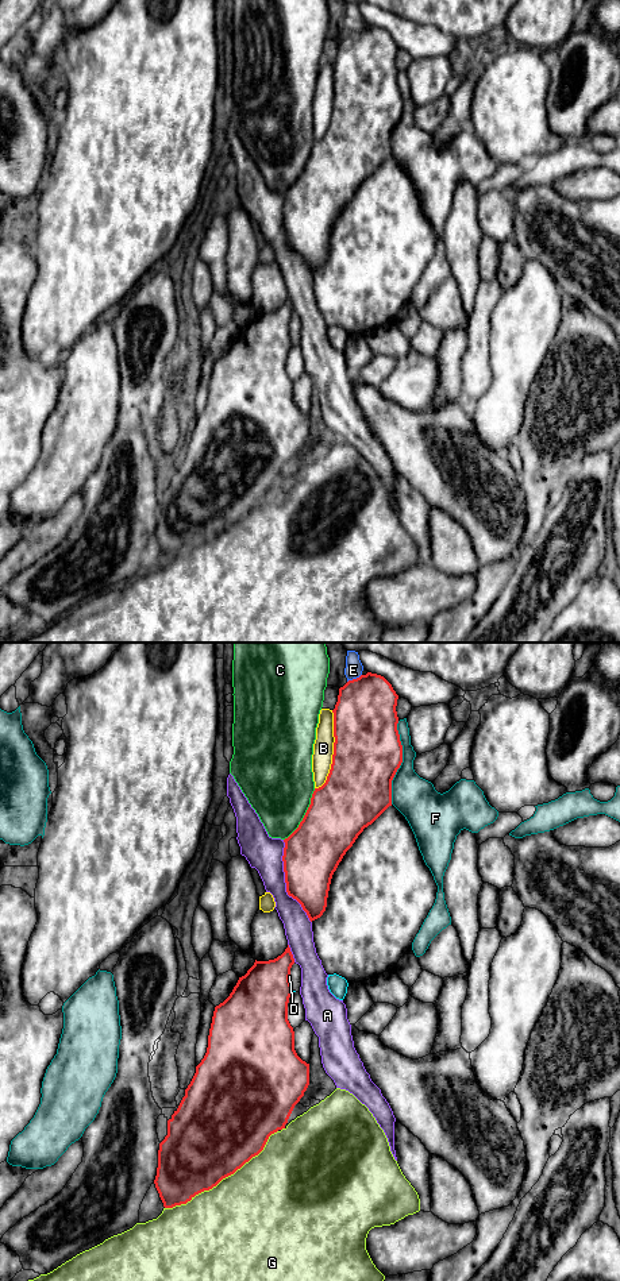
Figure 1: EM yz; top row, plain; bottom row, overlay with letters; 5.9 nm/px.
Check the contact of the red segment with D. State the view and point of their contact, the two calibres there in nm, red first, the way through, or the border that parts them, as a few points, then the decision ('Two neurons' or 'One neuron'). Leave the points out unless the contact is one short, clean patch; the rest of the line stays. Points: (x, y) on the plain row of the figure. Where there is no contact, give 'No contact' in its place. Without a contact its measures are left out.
Touches red at yz (288, 331). Thickness 360 nm (red) against 20 nm. Boundary: yz (289, 327), (291, 335). Two neurons

